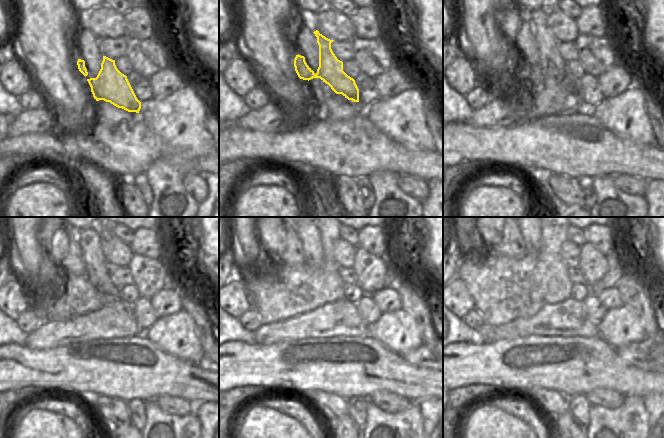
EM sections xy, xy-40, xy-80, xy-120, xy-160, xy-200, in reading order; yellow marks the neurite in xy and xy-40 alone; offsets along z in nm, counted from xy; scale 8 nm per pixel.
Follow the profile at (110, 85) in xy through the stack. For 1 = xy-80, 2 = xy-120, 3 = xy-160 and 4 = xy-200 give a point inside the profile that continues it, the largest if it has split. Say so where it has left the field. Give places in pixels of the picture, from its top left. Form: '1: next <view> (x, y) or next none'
1: next xy-80 (550, 60)
2: next xy-120 (98, 272)
3: next xy-160 (310, 237)
4: next xy-200 (532, 237)

